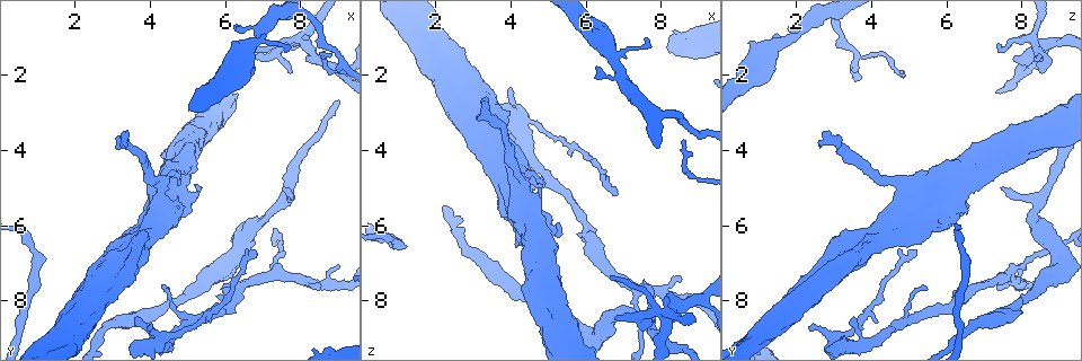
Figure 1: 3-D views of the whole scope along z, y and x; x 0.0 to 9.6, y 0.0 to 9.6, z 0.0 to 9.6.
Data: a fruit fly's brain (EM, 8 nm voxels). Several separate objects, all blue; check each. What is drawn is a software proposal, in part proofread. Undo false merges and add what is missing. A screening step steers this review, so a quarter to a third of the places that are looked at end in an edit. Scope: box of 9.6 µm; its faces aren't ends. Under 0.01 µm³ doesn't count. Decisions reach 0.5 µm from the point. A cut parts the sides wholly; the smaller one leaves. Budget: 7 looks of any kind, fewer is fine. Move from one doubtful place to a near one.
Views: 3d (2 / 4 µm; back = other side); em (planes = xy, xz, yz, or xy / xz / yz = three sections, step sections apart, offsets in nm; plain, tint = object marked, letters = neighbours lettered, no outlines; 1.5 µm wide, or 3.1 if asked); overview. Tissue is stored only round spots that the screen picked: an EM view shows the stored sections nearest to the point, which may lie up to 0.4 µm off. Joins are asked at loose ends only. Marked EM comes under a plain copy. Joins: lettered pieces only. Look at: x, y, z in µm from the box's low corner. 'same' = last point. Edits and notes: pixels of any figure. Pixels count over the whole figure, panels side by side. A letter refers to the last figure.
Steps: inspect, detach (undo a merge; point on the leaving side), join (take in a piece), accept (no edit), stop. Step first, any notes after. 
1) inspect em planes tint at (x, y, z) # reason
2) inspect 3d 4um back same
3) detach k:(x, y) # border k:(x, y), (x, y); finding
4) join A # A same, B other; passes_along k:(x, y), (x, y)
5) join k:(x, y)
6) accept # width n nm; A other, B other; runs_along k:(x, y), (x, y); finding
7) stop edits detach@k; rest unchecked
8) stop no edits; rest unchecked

inspect 3d 2um at (6.75, 6.70, 5.20) # end of a long branch

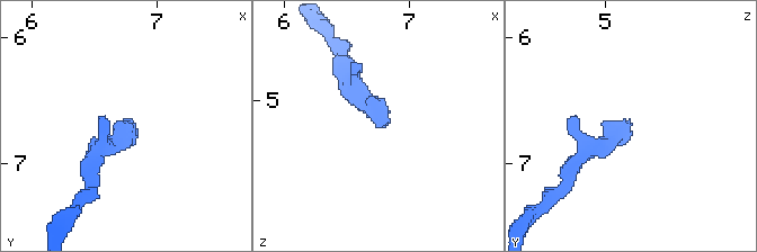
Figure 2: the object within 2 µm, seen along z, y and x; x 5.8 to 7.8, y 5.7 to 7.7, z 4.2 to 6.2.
inspect em xy step 8 letters at (6.78, 6.66, 5.20) # need the tissue

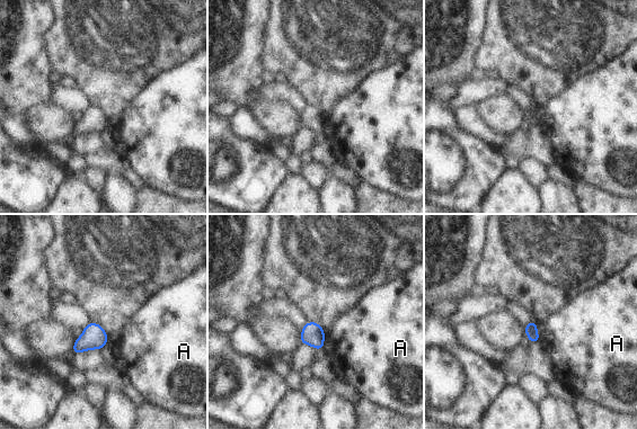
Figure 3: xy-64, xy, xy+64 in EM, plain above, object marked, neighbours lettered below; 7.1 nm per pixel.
accept # A other; border 3:(325, 336), (324, 342); no lettered piece goes on from it

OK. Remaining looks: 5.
inspect em planes letters at (8.50, 7.70, 7.40) # free end

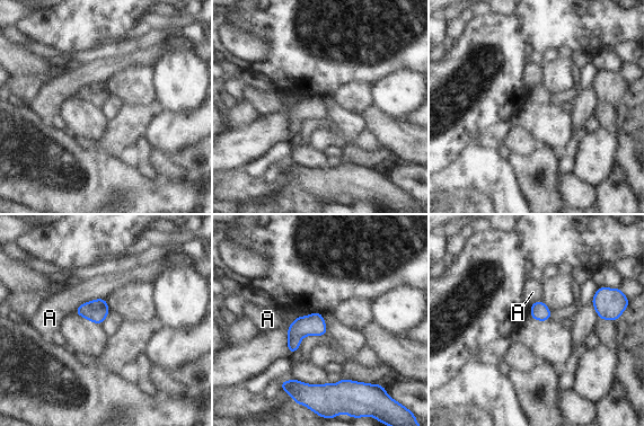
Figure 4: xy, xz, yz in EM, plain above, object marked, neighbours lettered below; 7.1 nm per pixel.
accept # width 130 nm; A other; border 4:(105, 298), (86, 301), (73, 312); none of them fits

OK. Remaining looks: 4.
inspect em yz step 8 tint at (8.20, 1.20, 8.50) # calibre changes

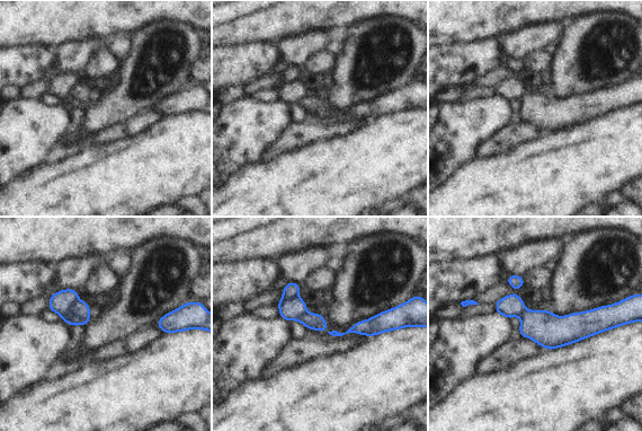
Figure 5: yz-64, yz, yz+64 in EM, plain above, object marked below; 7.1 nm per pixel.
inspect em yz step 8 letters same # what lies round it

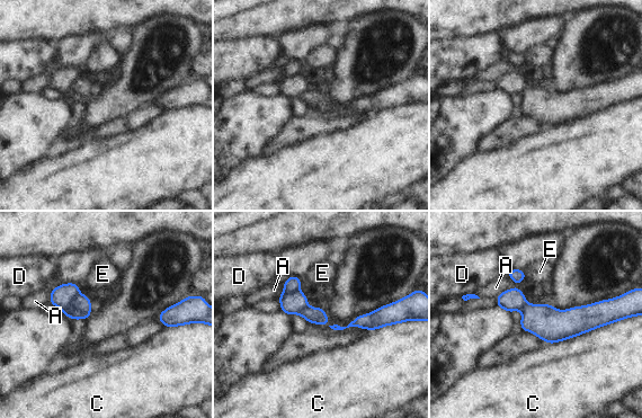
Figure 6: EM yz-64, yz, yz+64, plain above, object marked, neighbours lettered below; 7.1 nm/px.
detach 6:(81, 302) # width 240 nm; A other, C other, D other, E other; border 6:(78, 293), (72, 307), (86, 314); two neurons meet here

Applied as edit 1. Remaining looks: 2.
stop edits detach@6; rest unchecked

